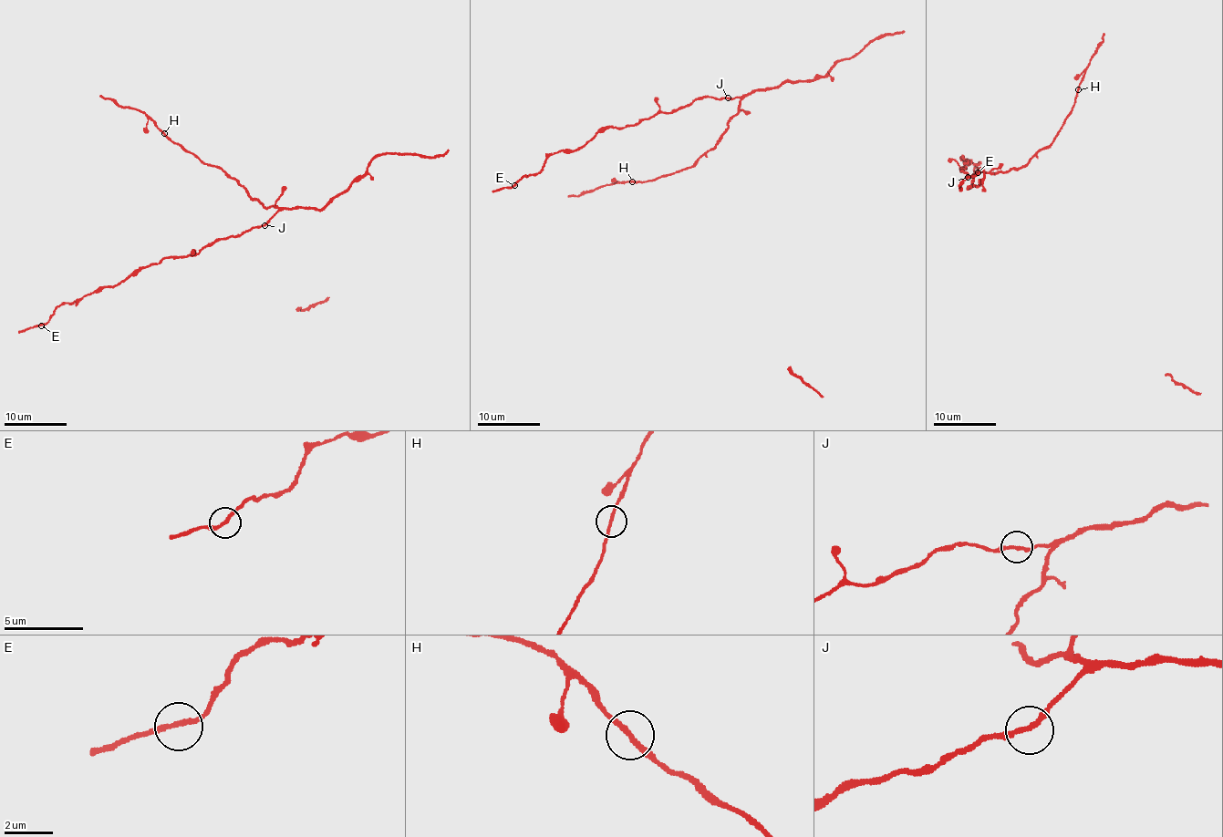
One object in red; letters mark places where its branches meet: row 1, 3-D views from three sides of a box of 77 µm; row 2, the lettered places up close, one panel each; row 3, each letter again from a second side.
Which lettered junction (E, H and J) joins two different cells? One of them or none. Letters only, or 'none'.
none

